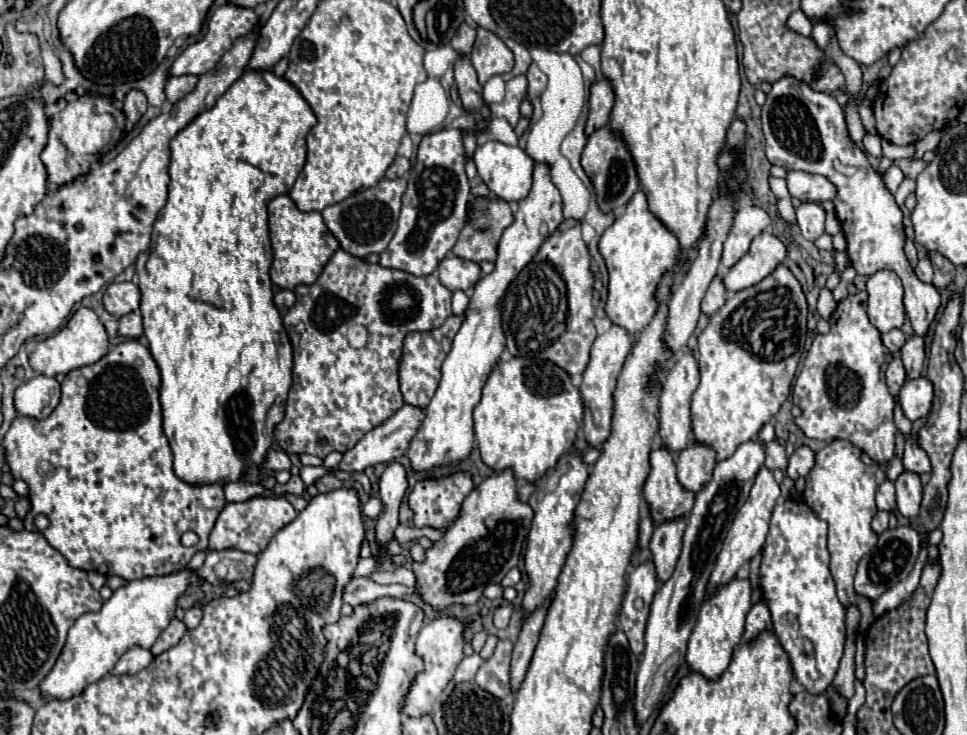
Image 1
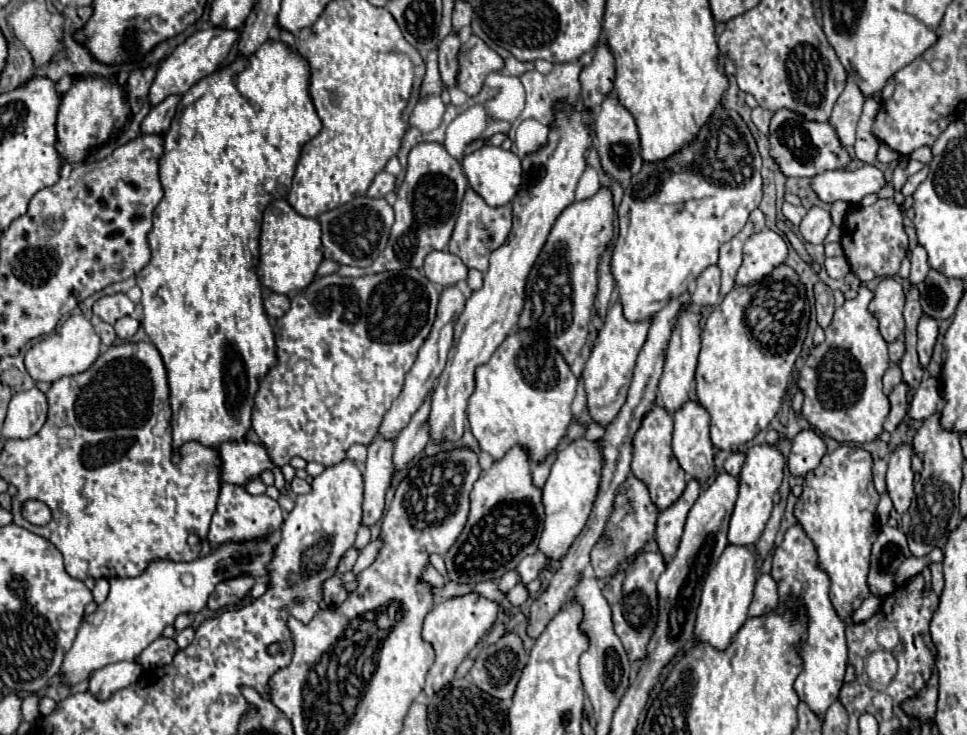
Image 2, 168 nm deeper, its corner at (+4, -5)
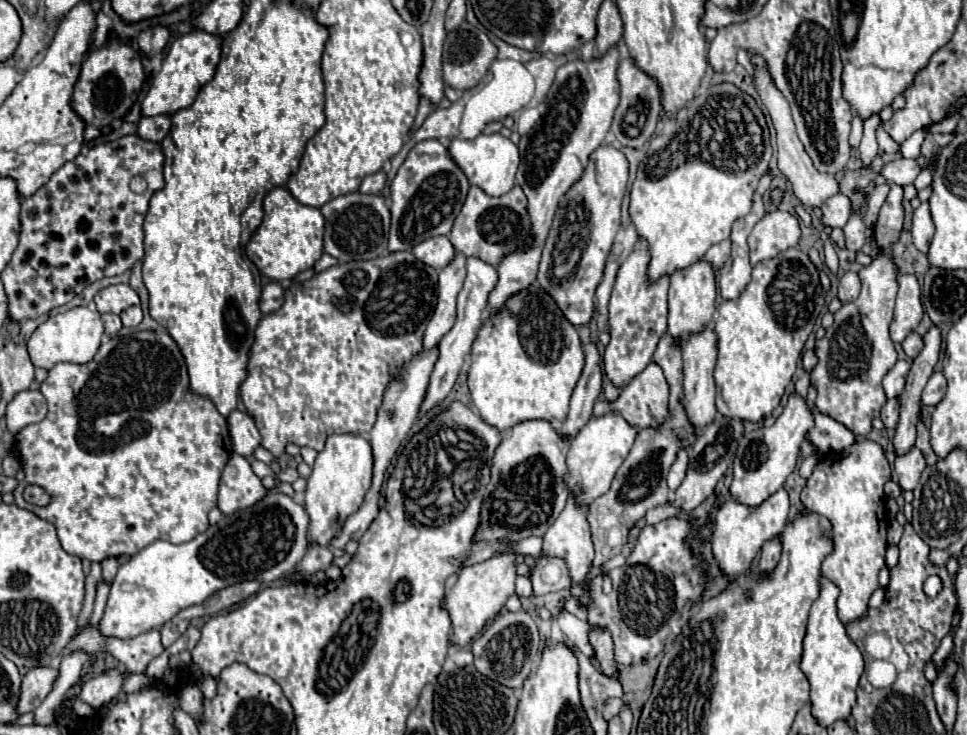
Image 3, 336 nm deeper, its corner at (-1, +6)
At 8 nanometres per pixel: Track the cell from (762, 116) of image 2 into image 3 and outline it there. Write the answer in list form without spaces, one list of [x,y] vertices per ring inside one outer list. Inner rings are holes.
[[[748,52],[750,56],[750,62],[754,66],[754,86],[762,98],[762,102],[766,104],[770,116],[772,116],[772,122],[774,122],[774,128],[776,128],[776,144],[778,144],[778,170],[792,182],[792,188],[794,188],[794,194],[796,198],[806,206],[806,208],[820,208],[830,196],[838,194],[838,182],[834,180],[834,176],[826,176],[822,172],[818,172],[810,160],[810,156],[806,154],[802,142],[798,140],[798,134],[796,134],[796,126],[794,126],[794,120],[790,116],[790,106],[786,102],[786,98],[782,96],[782,92],[774,86],[772,78],[770,78],[770,72],[768,72],[768,66],[766,66],[766,60],[756,54],[756,52]]]

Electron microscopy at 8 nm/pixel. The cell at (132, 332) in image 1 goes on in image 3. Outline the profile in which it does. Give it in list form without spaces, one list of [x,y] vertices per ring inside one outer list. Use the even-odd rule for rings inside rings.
[[[132,306],[120,314],[124,326],[138,326],[142,322],[142,310],[140,306]]]

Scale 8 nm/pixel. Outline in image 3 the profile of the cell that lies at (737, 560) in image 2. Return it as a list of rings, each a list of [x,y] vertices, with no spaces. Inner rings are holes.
[[[784,488],[770,494],[758,506],[746,506],[732,498],[720,504],[716,512],[716,530],[712,534],[712,550],[722,572],[728,576],[742,576],[744,572],[748,572],[762,544],[778,536],[786,526],[786,520],[788,520],[788,492]]]

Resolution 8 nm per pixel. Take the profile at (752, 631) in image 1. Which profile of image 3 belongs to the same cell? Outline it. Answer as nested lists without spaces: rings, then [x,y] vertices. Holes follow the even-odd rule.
[[[774,536],[772,540],[768,540],[764,546],[762,546],[762,552],[760,552],[760,562],[758,562],[758,568],[760,568],[760,574],[766,576],[766,572],[774,570],[774,566],[778,564],[778,556],[782,552],[782,542],[778,536]]]

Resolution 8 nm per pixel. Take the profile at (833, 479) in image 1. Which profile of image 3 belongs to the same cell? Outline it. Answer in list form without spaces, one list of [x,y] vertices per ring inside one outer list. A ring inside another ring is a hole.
[[[860,440],[840,454],[820,460],[808,478],[800,498],[806,510],[826,516],[834,528],[834,552],[822,562],[822,576],[840,588],[836,600],[842,624],[860,620],[868,612],[868,600],[878,588],[878,572],[886,554],[884,484],[890,480],[890,464],[880,444]]]

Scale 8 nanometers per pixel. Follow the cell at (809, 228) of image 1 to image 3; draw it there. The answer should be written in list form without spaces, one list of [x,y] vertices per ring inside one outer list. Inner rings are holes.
[[[836,194],[830,200],[826,200],[826,204],[822,204],[822,222],[832,226],[832,228],[844,228],[848,218],[852,216],[852,204],[850,198],[844,194]]]

